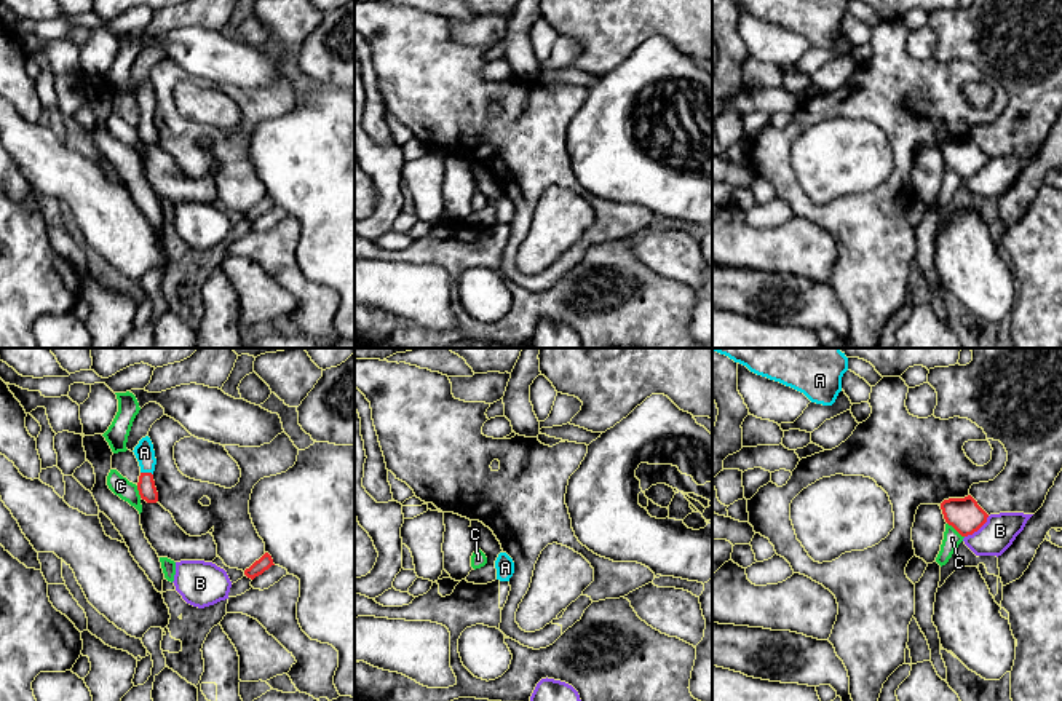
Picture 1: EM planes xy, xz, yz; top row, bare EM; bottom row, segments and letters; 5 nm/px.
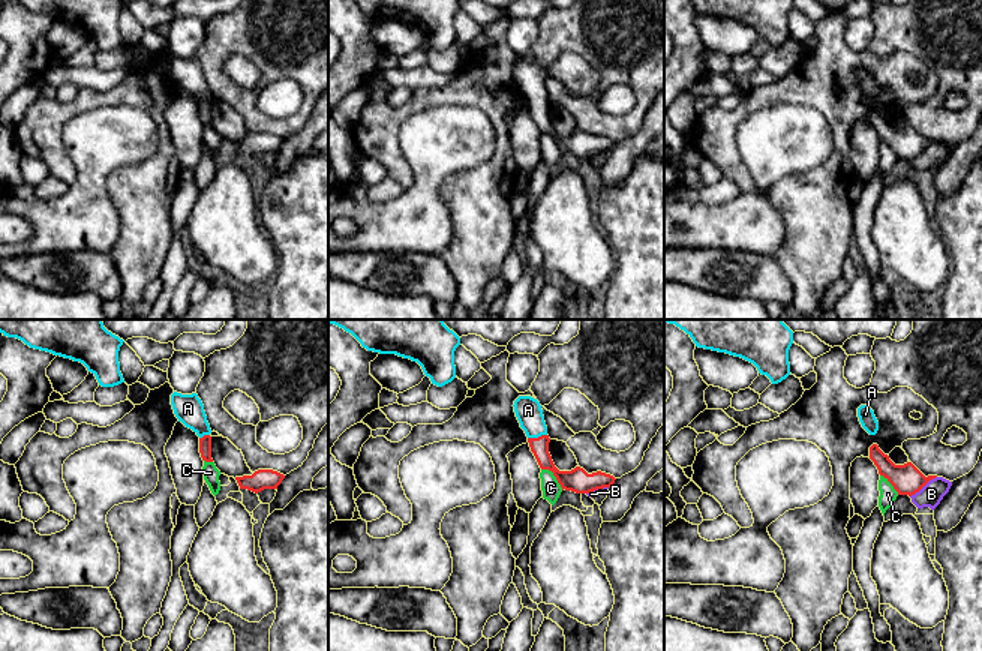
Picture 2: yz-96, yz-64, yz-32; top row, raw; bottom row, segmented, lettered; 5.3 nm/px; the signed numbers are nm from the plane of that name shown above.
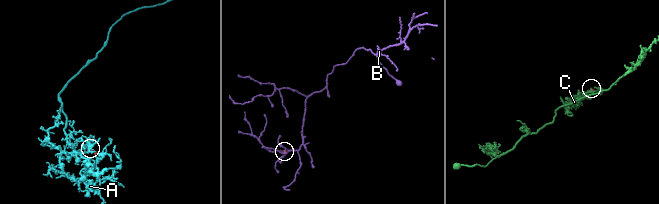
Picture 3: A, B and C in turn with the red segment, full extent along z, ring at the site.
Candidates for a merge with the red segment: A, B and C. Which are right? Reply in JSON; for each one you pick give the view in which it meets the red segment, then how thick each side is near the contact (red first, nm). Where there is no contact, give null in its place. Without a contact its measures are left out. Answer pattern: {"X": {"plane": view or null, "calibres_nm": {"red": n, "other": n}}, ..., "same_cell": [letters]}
{"A": {"plane": "xy", "calibres_nm": {"red": 90, "other": 100}}, "same_cell": ["A"]}

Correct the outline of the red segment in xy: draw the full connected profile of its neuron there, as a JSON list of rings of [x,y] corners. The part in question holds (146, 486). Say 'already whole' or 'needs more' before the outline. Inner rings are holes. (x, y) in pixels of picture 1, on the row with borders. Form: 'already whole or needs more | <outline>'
needs more | [[[149,436],[142,438],[133,452],[141,466],[141,476],[137,482],[139,495],[147,503],[157,503],[158,492],[153,481],[157,458],[155,458],[155,450],[150,438]]]

